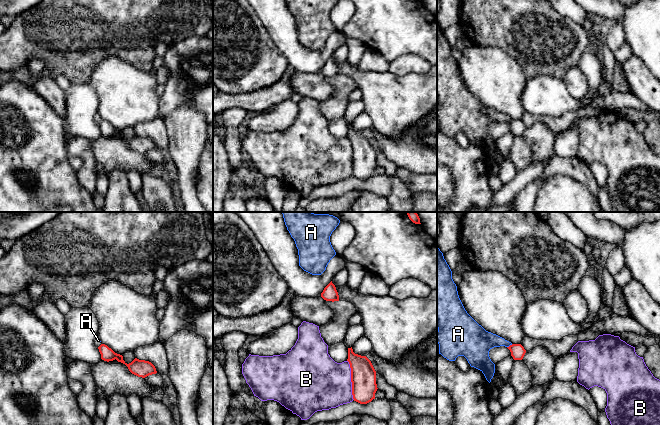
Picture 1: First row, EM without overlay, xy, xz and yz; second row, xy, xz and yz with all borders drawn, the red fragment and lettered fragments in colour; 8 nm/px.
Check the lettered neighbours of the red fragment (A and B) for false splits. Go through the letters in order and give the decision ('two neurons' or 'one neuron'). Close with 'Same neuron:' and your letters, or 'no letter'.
A: two neurons
B: two neurons
Same neuron: no letter

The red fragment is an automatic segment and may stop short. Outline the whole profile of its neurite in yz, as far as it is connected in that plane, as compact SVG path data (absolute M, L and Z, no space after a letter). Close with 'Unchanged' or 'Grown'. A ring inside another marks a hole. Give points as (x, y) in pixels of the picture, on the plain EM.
M512 120L507 124L510 126L514 136L522 136L526 129L526 126L521 120Z. Unchanged

